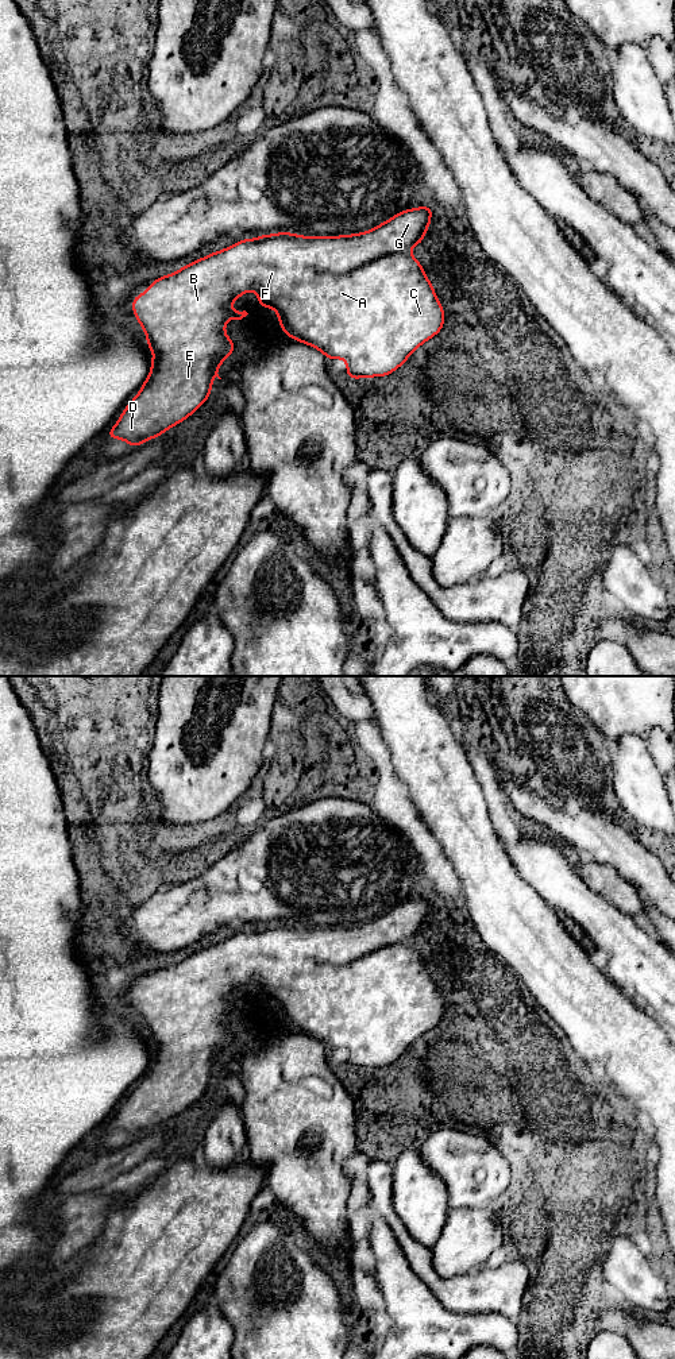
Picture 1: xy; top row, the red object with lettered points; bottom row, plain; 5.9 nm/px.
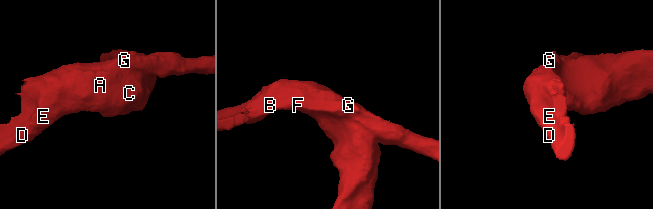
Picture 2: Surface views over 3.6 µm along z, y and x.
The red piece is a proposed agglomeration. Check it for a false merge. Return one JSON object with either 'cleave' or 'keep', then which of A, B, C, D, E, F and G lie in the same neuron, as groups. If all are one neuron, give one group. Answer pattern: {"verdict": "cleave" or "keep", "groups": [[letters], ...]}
{"verdict": "keep", "groups": [["A", "B", "C", "D", "E", "F", "G"]]}

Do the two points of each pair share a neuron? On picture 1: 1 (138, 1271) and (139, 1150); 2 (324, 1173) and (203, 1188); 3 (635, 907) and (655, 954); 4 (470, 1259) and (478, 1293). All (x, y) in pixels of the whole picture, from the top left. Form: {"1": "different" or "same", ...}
{"1": "different", "2": "different", "3": "different", "4": "different"}

